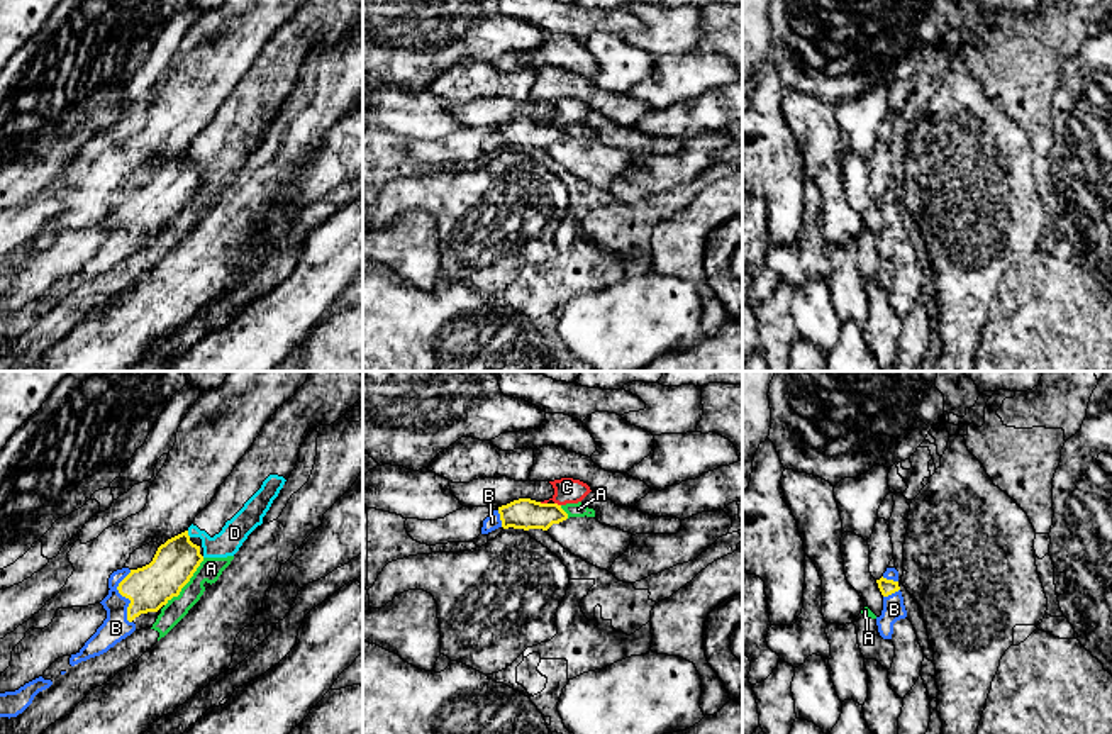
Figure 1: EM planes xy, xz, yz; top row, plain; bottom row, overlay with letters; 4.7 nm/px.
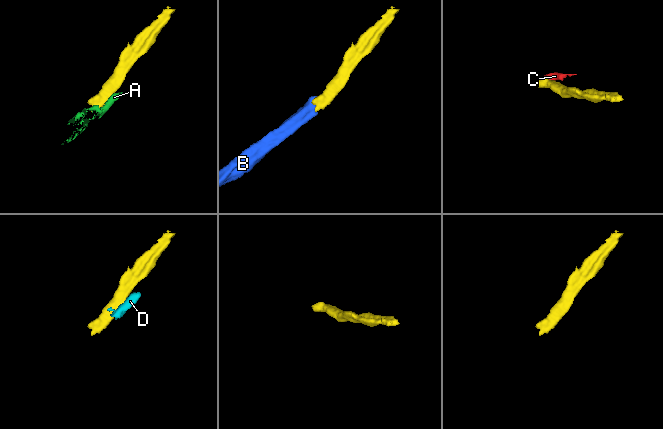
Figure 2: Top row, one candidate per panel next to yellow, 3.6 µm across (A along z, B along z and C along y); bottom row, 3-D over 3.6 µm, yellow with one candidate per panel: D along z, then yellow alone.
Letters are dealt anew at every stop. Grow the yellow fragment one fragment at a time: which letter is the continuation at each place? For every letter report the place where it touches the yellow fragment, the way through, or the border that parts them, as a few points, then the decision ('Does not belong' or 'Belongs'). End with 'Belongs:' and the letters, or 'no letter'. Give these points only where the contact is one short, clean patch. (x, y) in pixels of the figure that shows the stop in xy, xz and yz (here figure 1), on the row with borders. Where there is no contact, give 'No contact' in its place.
A: Touches yellow at xy (187, 582). Boundary: xy (204, 558), (190, 580), (165, 606). Does not belong
B: Touches yellow at xy (124, 595). Path across: xy (148, 589), (124, 595), (116, 628). Belongs
C: Touches yellow at xz (543, 504). Boundary: xz (539, 502), (546, 504). Does not belong
D: Touches yellow at xy (187, 534). Boundary: xy (187, 531), (190, 536). Does not belong
Belongs: B

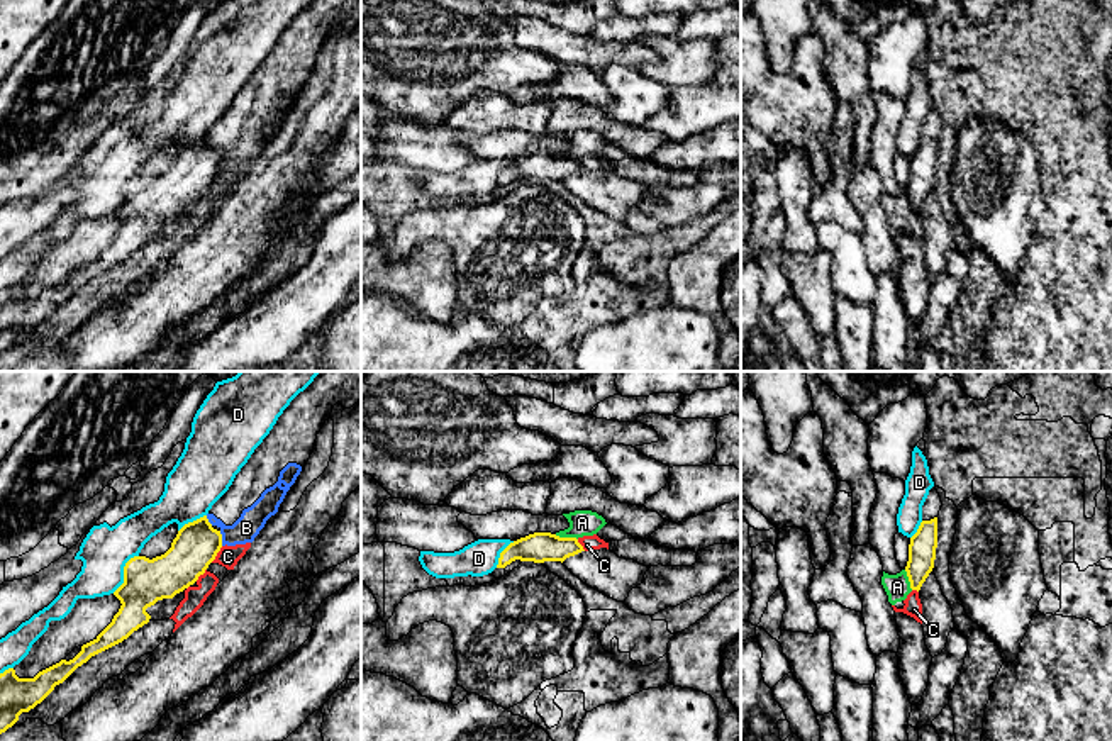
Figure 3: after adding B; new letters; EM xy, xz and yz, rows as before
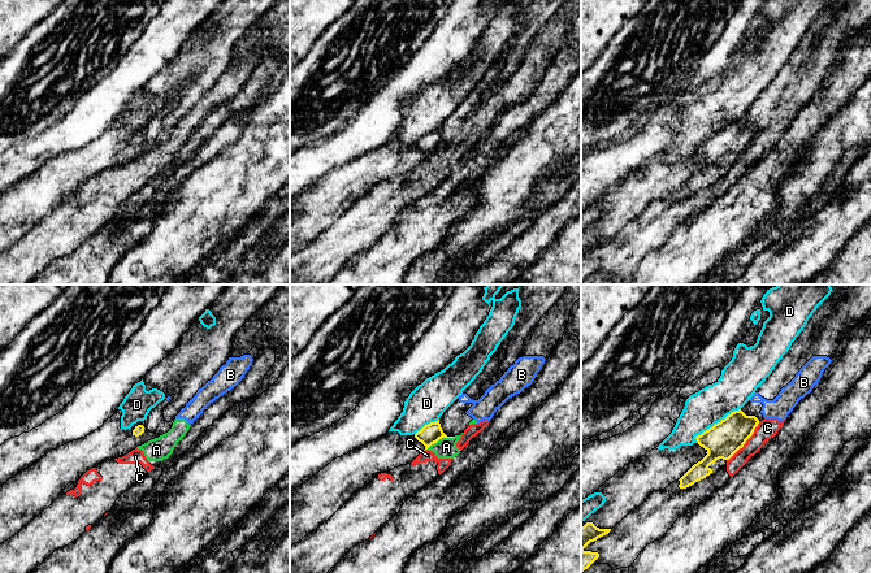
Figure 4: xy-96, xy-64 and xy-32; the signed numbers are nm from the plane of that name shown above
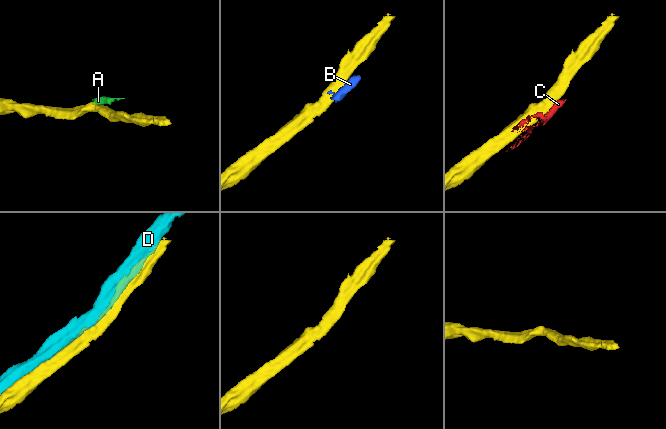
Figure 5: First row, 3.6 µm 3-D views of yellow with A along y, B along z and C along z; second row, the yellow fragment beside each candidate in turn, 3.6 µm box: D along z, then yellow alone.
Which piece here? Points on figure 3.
A: Touches yellow at xz (567, 538). Boundary: xz (555, 534), (577, 540). Does not belong
B: Touches yellow at xy (221, 538). Boundary: xy (219, 531), (222, 545). Does not belong
C: Touches yellow at xy (216, 555). Boundary: xy (222, 546), (211, 562). Does not belong
D: Touches yellow at xy (124, 572). Does not belong
Belongs: no letter

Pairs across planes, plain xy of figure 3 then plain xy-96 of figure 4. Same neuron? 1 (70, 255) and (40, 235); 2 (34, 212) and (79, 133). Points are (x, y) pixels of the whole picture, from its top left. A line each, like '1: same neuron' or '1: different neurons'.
1: different neurons
2: same neuron

